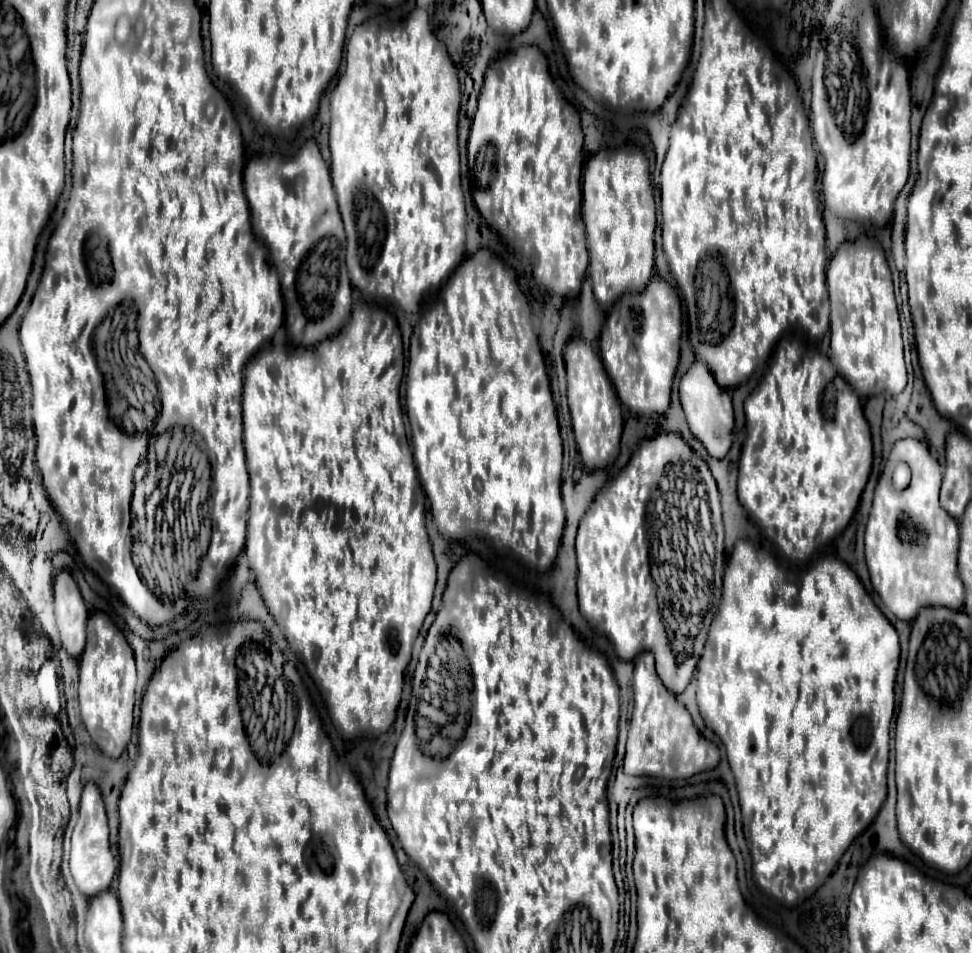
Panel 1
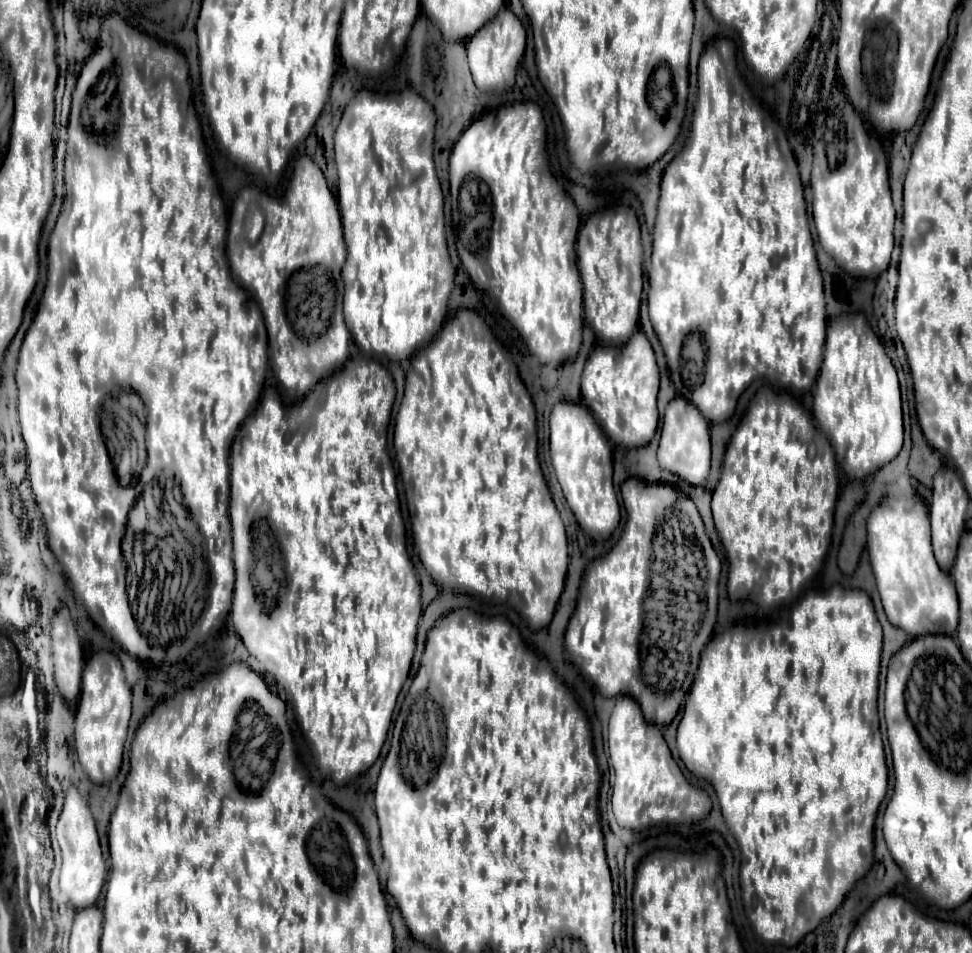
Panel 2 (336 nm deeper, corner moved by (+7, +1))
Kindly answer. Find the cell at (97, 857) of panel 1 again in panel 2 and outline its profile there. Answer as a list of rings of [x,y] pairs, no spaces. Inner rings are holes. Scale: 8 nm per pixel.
[[[71,786],[67,790],[67,798],[63,804],[63,812],[57,822],[57,840],[63,856],[63,866],[61,866],[61,892],[69,898],[69,902],[81,910],[87,906],[93,906],[101,894],[101,888],[107,878],[107,866],[101,854],[97,830],[95,830],[95,820],[91,816],[91,810],[79,790]]]

